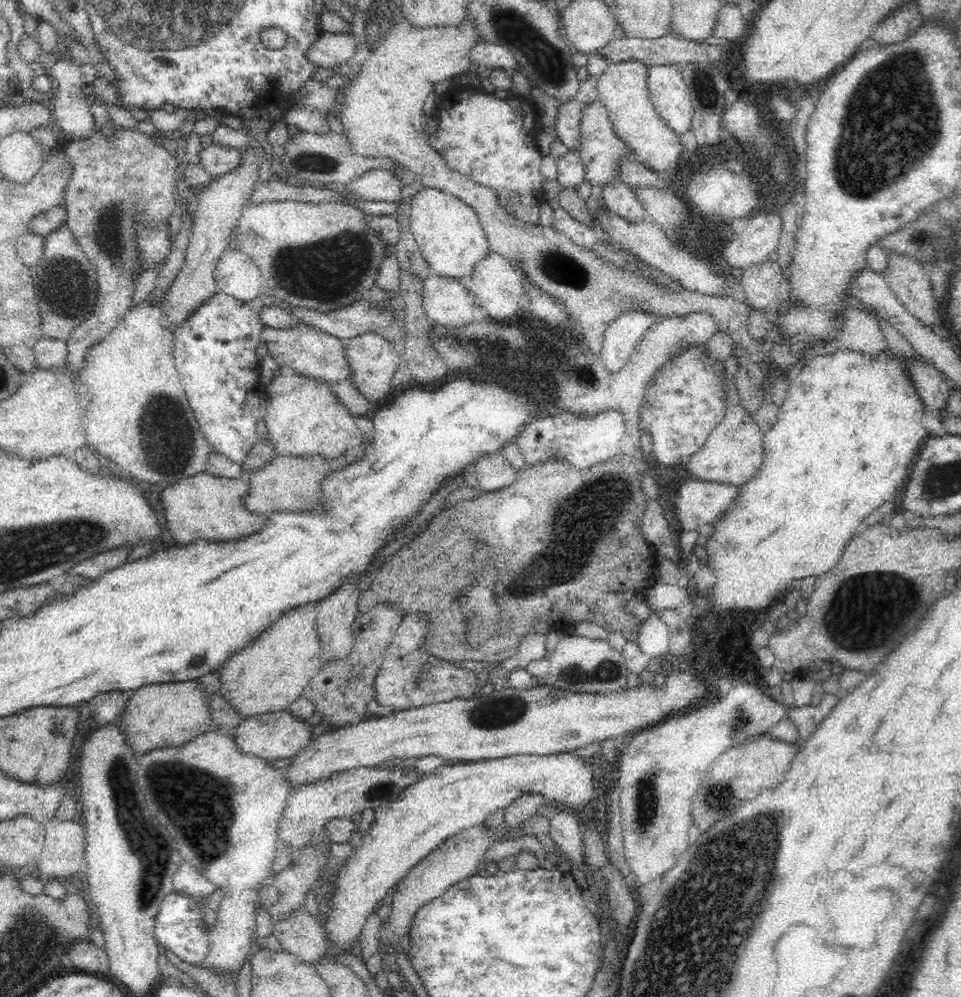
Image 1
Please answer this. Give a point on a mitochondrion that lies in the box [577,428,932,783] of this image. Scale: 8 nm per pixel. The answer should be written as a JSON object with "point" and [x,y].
{"point":[864,614]}

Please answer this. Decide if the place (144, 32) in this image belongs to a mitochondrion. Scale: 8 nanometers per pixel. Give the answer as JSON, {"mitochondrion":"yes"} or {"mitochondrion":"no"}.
{"mitochondrion":"yes"}

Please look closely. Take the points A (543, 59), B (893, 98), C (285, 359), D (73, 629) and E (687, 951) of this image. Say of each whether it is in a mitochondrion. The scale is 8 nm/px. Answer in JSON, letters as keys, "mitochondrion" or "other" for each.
{"A":"mitochondrion","B":"mitochondrion","C":"other","D":"other","E":"mitochondrion"}

